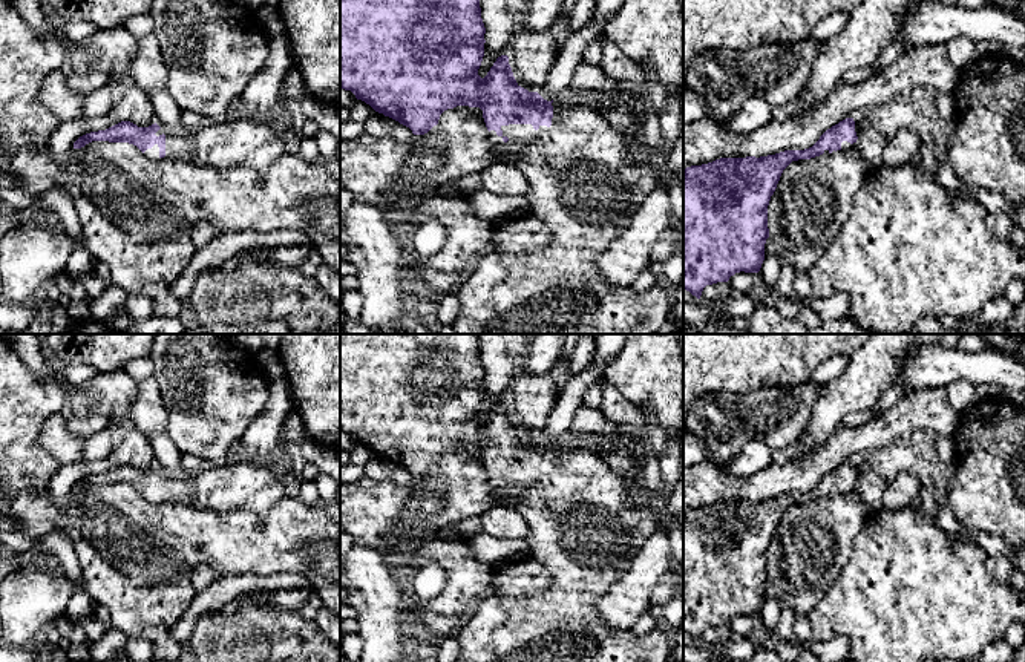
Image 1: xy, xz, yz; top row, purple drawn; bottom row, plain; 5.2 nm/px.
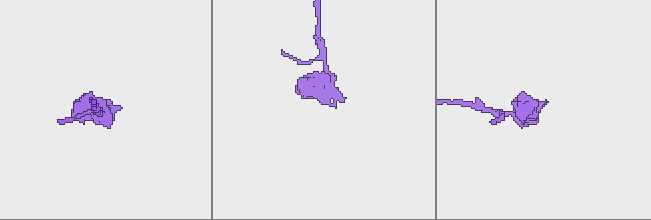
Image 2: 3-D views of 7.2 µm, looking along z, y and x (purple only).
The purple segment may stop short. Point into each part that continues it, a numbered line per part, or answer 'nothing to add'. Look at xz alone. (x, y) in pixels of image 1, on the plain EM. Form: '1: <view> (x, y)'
1: xz (584, 530)

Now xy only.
1: xy (252, 485)

